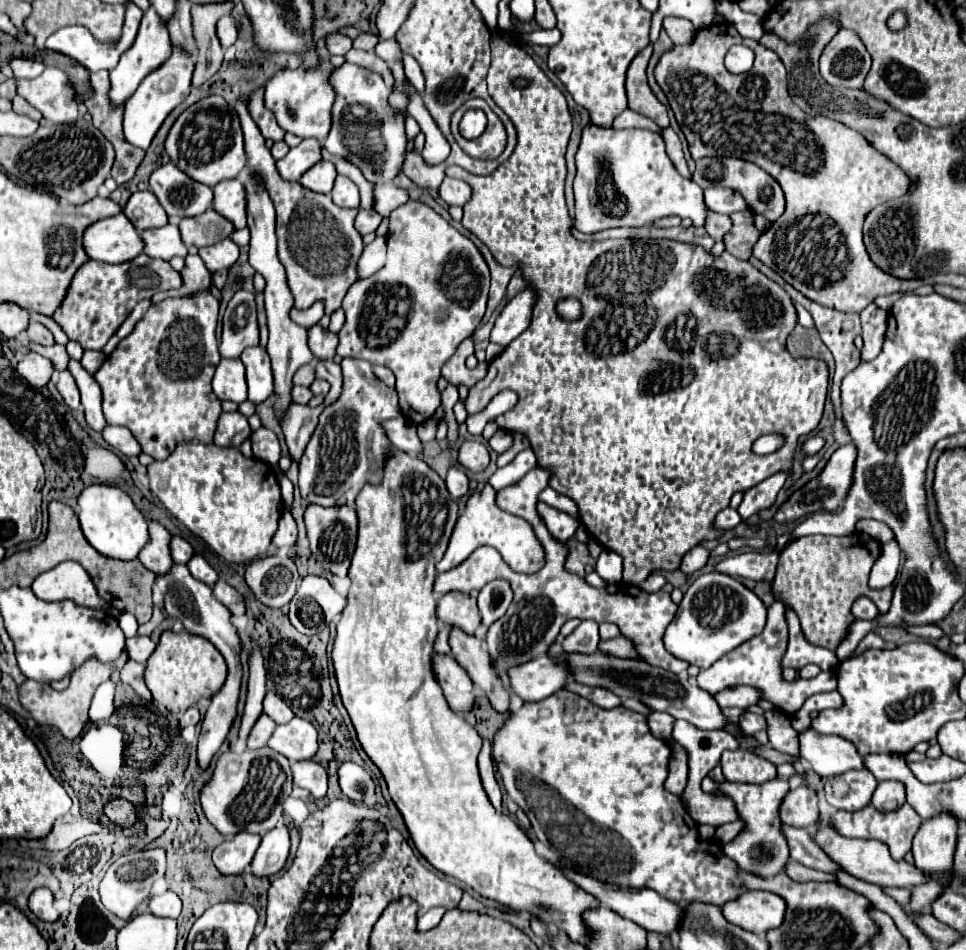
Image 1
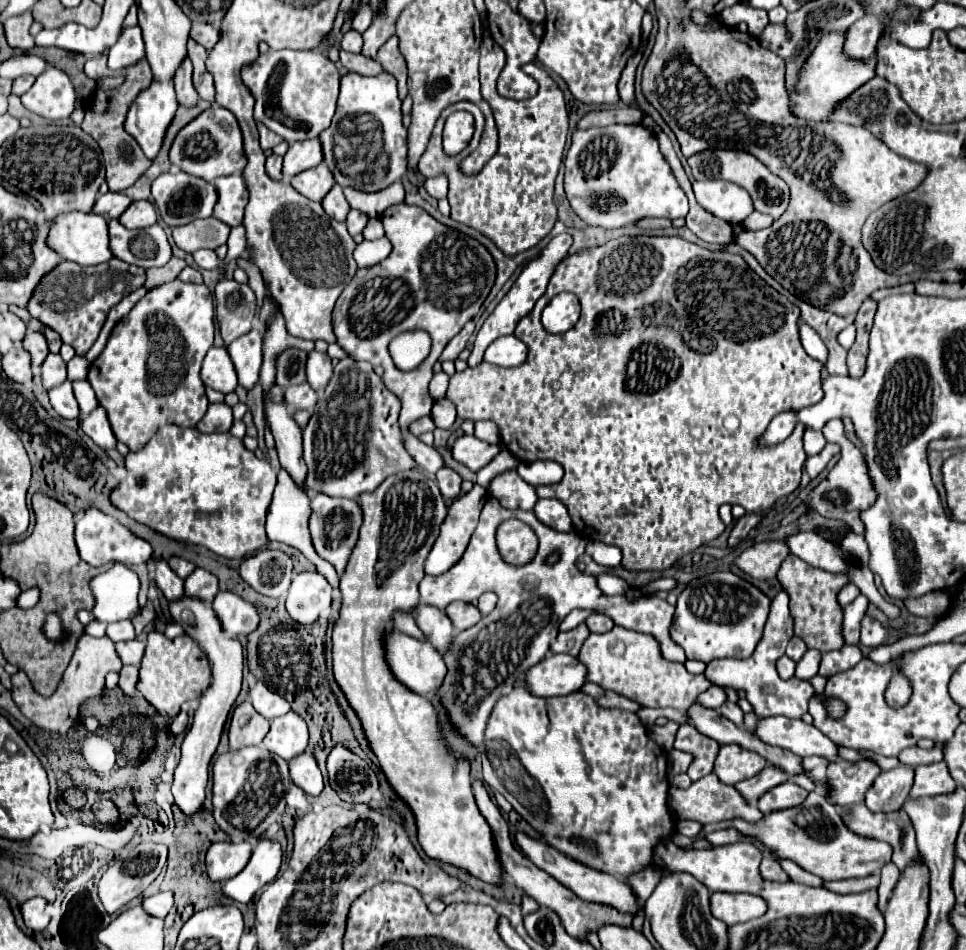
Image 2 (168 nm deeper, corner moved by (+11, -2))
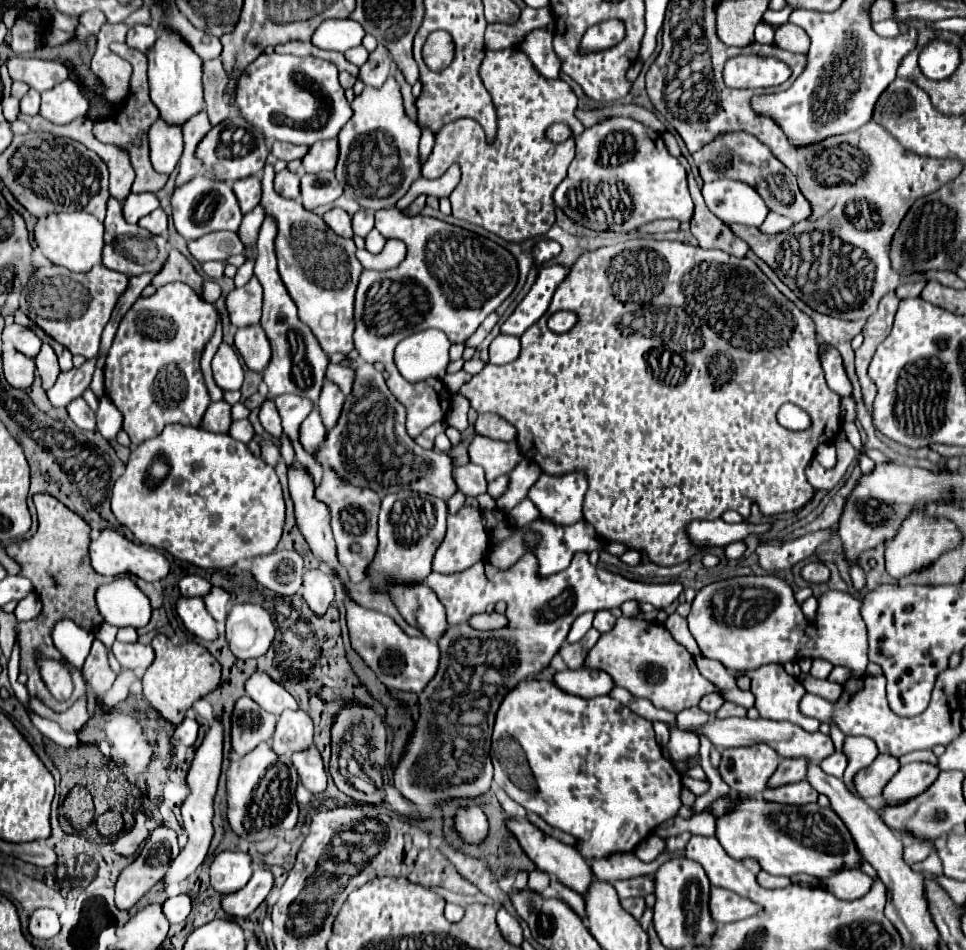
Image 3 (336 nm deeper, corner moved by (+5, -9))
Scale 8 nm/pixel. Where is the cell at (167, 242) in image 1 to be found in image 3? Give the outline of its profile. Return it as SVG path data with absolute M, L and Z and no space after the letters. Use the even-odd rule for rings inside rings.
M114 198L108 202L108 214L104 220L104 250L102 250L102 264L110 270L138 276L142 272L156 272L168 258L168 242L164 236L154 236L140 226L132 226L122 218L122 204Z

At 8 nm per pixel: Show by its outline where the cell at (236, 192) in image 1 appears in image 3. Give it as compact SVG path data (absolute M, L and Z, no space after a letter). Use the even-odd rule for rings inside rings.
M248 176L248 178L242 178L238 182L234 182L232 186L238 202L240 202L240 208L242 208L242 214L250 212L262 198L262 184L260 184L260 176Z

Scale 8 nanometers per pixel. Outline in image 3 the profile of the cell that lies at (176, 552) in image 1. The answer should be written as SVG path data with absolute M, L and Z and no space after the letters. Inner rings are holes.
M186 576L180 580L180 592L184 598L204 598L212 590L212 584L202 576Z

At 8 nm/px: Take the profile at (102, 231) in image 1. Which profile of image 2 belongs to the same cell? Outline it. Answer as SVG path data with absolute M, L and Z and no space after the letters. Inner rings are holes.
M70 211L64 215L58 215L54 219L54 225L50 227L48 235L48 245L66 261L74 261L78 265L100 265L112 259L112 251L108 249L108 221L100 215L92 213L80 213L80 211Z

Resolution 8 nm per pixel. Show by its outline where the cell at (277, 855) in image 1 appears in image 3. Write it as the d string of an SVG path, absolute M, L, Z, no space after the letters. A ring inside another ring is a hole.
M256 870L244 888L222 896L222 910L230 918L246 918L264 902L272 886L274 886L272 874L266 870Z

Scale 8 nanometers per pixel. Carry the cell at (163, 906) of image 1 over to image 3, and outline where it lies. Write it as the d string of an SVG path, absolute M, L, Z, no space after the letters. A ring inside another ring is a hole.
M178 894L164 902L164 914L172 924L184 922L188 918L190 910L192 910L192 900L188 894Z

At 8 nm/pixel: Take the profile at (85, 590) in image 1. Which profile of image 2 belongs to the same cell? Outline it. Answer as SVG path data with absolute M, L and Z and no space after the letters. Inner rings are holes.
M30 587L30 589L26 589L26 591L20 593L20 597L18 597L18 607L20 607L20 609L30 609L30 607L34 607L34 605L38 603L38 599L40 599L38 587Z

